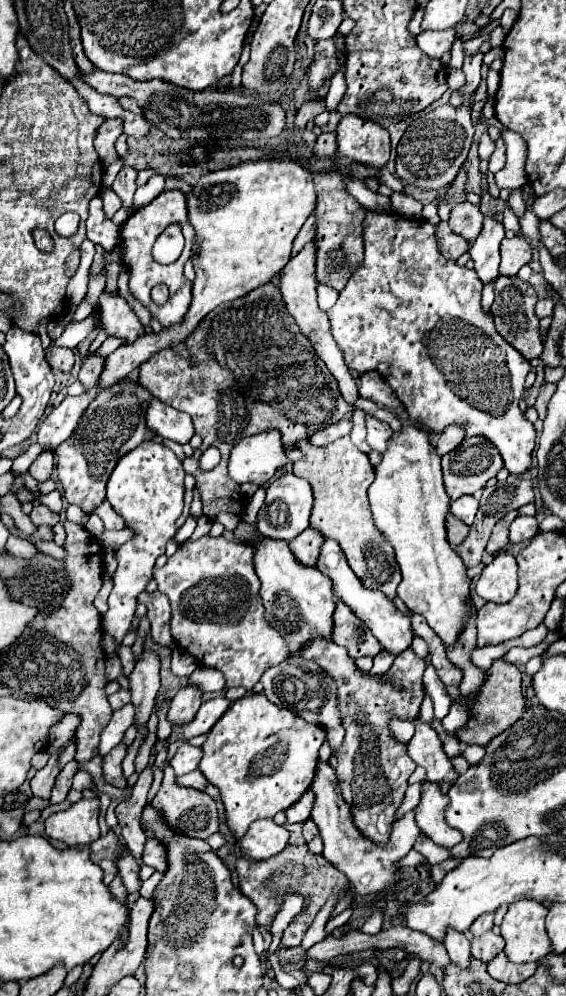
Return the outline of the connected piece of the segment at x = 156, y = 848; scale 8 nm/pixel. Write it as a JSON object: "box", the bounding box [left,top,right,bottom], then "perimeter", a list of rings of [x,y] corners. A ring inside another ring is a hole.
{"box":[142,839,166,873],"perimeter":[[[148,839],[146,845],[144,845],[144,851],[142,851],[142,863],[164,873],[166,871],[166,851],[164,847],[154,841],[154,839]]]}

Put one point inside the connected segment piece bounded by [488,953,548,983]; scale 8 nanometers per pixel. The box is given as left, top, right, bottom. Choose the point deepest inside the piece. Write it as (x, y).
(500, 968)

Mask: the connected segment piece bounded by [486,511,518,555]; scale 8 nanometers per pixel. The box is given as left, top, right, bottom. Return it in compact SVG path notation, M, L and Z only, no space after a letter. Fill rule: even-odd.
M510 511L510 515L504 515L496 525L494 525L494 531L488 539L488 545L486 545L486 553L490 555L496 555L500 551L504 551L504 547L508 545L508 525L514 521L514 517L518 515L518 511Z

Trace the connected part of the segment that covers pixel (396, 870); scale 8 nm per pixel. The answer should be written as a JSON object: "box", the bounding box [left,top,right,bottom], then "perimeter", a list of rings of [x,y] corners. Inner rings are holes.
{"box":[310,761,420,895],"perimeter":[[[318,761],[316,775],[314,775],[314,781],[312,781],[310,789],[316,795],[316,803],[312,807],[312,817],[310,819],[318,825],[320,835],[324,839],[322,855],[326,859],[330,859],[330,863],[340,873],[344,873],[348,877],[354,893],[358,893],[358,895],[380,893],[380,891],[388,889],[390,885],[404,879],[404,871],[402,871],[402,867],[396,867],[396,863],[402,857],[406,857],[410,849],[414,849],[416,839],[420,835],[420,829],[418,829],[418,823],[416,823],[416,807],[410,809],[408,813],[404,813],[404,817],[400,817],[394,823],[394,829],[392,829],[392,835],[390,835],[388,843],[374,843],[356,827],[354,817],[352,817],[352,809],[342,797],[342,791],[338,787],[336,771],[330,763]]]}

